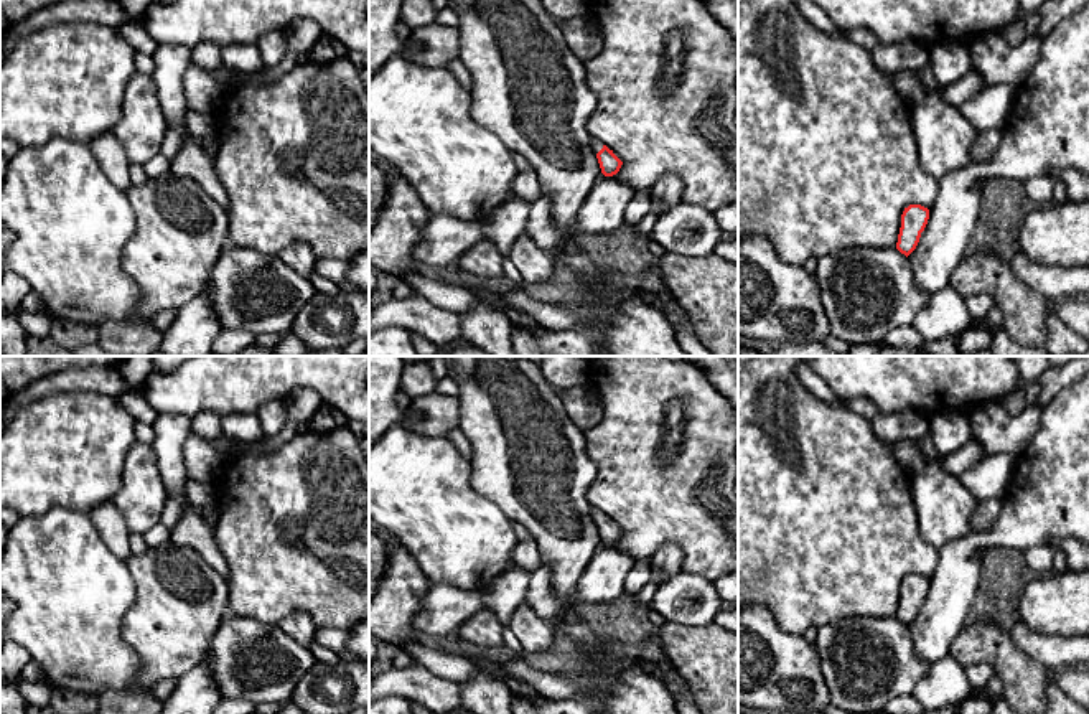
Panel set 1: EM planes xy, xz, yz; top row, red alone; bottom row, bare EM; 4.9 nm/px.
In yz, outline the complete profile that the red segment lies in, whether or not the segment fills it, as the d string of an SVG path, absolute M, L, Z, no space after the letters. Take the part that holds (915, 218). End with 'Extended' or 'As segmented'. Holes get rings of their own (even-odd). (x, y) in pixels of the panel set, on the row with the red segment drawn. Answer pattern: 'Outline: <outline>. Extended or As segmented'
Outline: M909 204L901 214L901 228L896 249L906 257L916 249L921 233L929 219L929 209L921 204Z. As segmented

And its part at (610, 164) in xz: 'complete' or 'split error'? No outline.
split error

